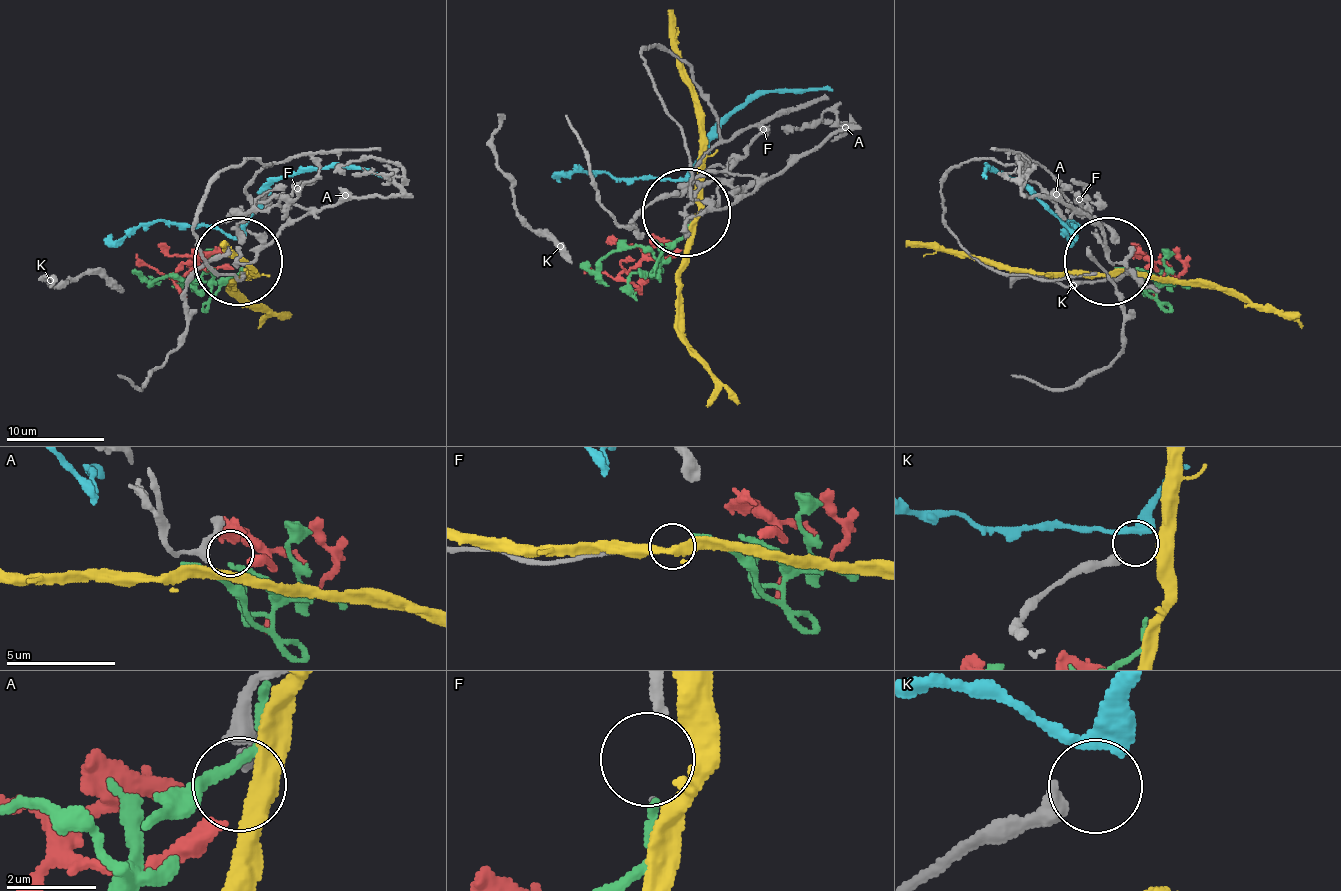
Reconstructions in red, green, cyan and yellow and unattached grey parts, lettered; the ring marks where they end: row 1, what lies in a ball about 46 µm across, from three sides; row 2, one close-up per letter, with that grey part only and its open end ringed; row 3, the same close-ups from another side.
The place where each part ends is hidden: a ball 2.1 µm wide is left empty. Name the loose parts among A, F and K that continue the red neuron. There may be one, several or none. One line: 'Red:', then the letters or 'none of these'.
Red: A

